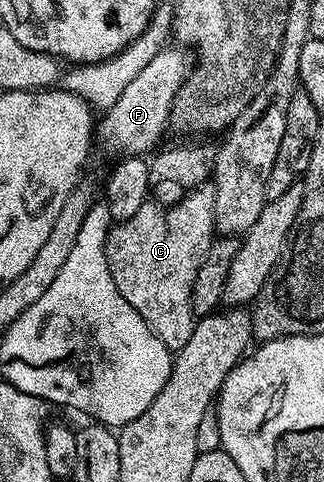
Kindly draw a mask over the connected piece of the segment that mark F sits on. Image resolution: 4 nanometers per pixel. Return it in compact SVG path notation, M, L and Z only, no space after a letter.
M164 47L160 53L155 54L154 58L131 79L126 90L119 95L118 102L99 117L99 139L101 136L114 151L124 152L120 154L125 157L140 158L145 155L143 152L151 153L161 143L159 140L164 128L166 132L169 127L172 103L190 71L190 56L188 60L187 54L184 53L187 51L183 47L175 47Z

